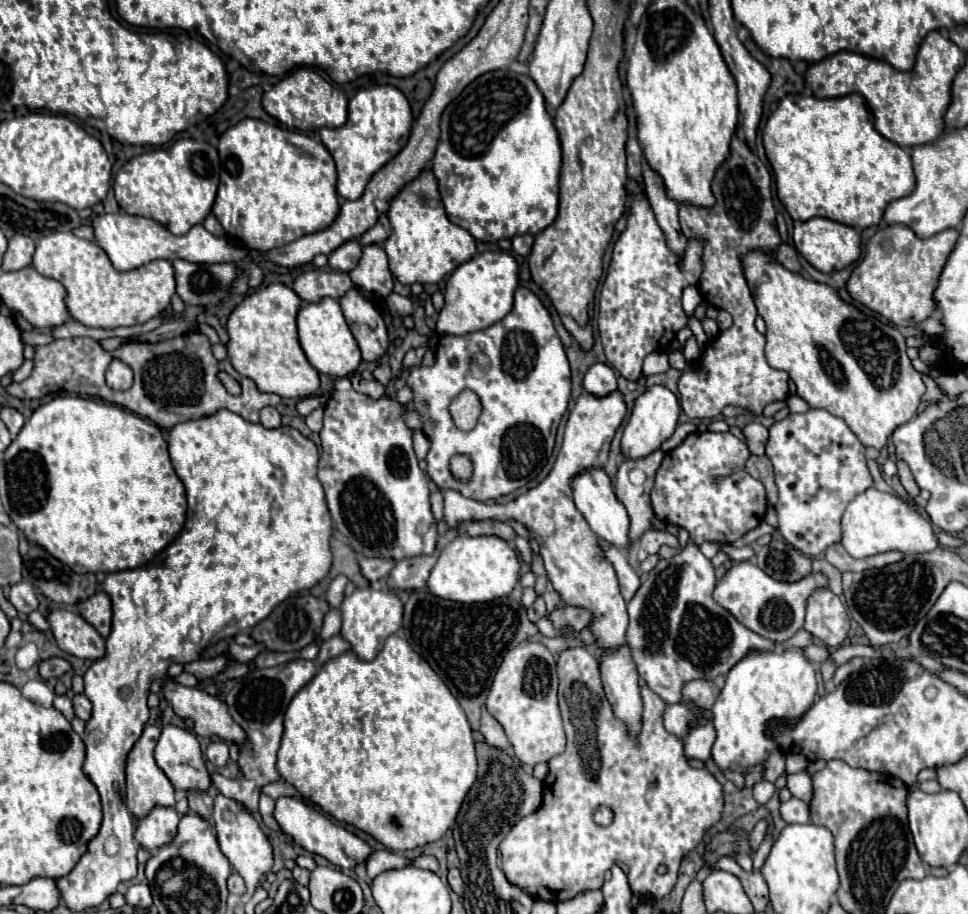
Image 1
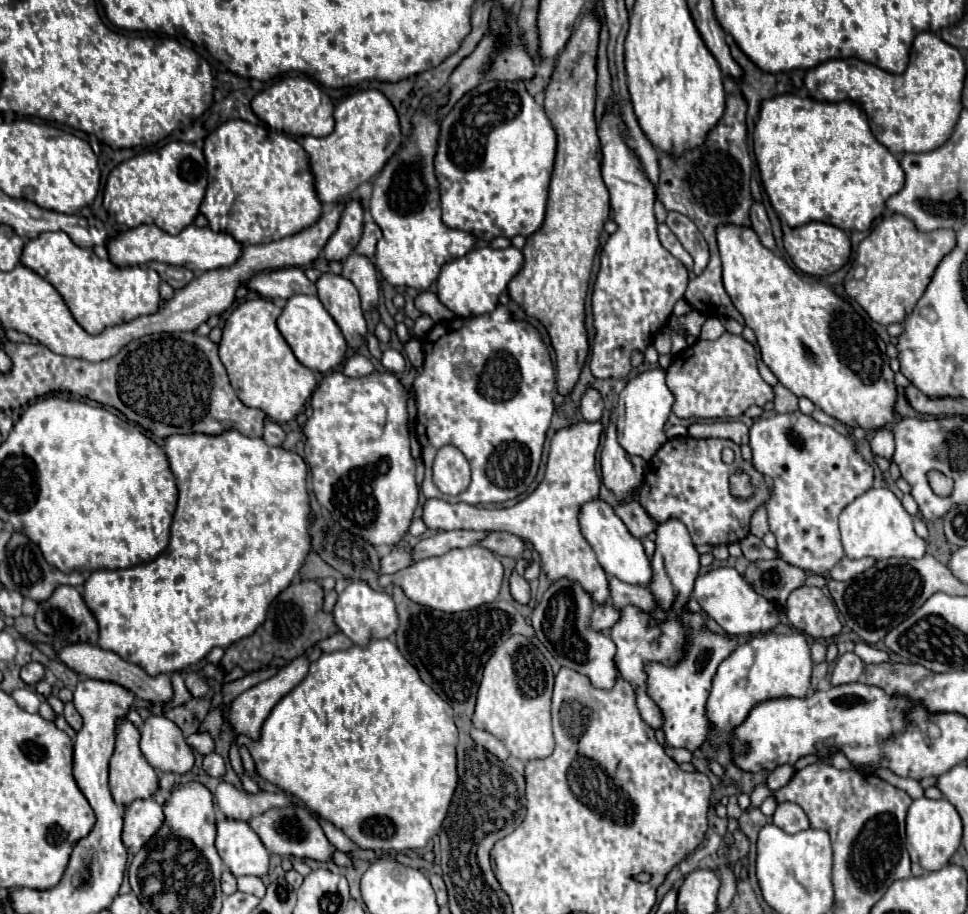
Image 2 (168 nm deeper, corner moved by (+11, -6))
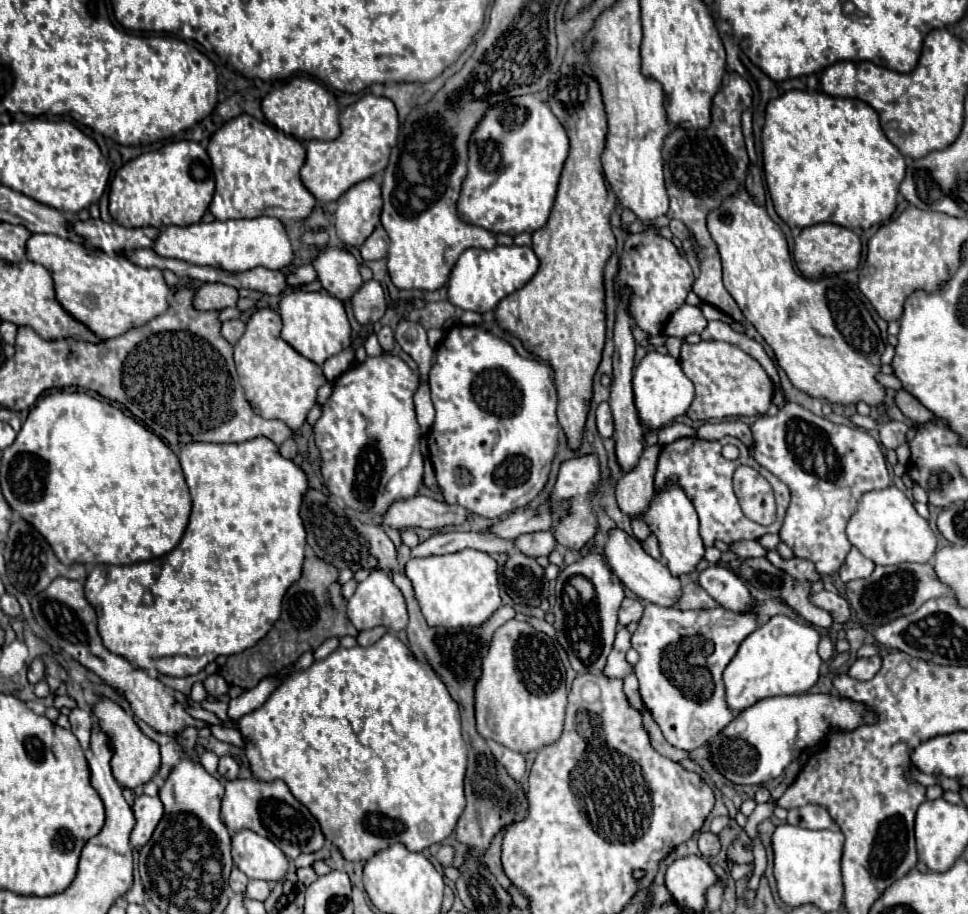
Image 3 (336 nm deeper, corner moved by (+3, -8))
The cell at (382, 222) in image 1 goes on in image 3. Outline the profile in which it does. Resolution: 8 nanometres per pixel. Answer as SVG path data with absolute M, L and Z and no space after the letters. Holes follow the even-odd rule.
M380 224L364 240L364 244L360 248L360 254L362 254L364 260L382 260L382 258L386 258L386 252L388 252L388 234L386 234L386 230Z

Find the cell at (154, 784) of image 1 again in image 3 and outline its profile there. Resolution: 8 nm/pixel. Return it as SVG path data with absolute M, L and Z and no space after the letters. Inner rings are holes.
M98 698L94 708L92 708L94 718L98 720L100 730L108 736L110 740L110 748L114 750L110 766L112 766L112 774L118 780L118 784L122 784L124 788L138 788L142 784L146 784L156 770L160 768L160 752L158 752L158 744L154 740L150 740L134 722L134 716L130 716L122 706L118 706L116 702L108 700L108 698Z

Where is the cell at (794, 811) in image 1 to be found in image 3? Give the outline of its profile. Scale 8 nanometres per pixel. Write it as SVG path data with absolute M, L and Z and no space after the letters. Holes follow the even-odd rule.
M806 804L800 808L792 808L788 812L788 824L810 828L810 830L822 830L822 828L836 828L836 822L830 818L828 810L820 804Z

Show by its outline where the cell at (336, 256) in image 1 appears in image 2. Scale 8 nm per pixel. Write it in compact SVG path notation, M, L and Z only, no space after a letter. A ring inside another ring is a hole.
M350 200L346 204L338 230L324 246L324 258L328 262L344 262L354 252L362 234L362 212L364 210L358 200Z

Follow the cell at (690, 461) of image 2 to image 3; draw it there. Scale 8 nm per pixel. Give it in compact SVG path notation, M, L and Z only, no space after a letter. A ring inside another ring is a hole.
M724 436L722 440L714 440L714 442L708 442L708 440L698 440L698 438L680 438L680 440L674 440L670 444L666 444L660 452L660 458L658 458L658 470L656 470L656 490L664 488L666 486L666 480L668 478L676 478L680 482L680 486L684 488L686 496L692 500L696 512L698 512L698 518L700 518L700 536L704 540L704 546L712 546L714 540L722 540L726 544L730 542L736 542L736 540L758 540L760 536L764 534L778 534L780 528L782 528L782 520L784 520L784 514L786 514L786 508L790 504L790 490L788 486L778 480L774 474L770 474L768 470L764 470L750 454L748 454L748 448L734 436ZM724 444L734 444L738 446L740 450L740 456L738 460L730 462L726 460L720 452L722 452L722 446ZM738 466L750 466L750 468L756 468L768 482L770 486L774 488L774 494L776 494L776 506L778 506L778 514L776 514L776 520L774 524L770 526L760 526L752 520L748 520L742 510L740 510L740 504L736 500L736 494L732 490L732 474Z

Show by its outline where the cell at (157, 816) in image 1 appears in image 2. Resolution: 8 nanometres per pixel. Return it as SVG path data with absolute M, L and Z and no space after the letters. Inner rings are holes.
M152 798L132 802L124 812L124 846L140 850L158 832L158 826L162 826L162 806Z

